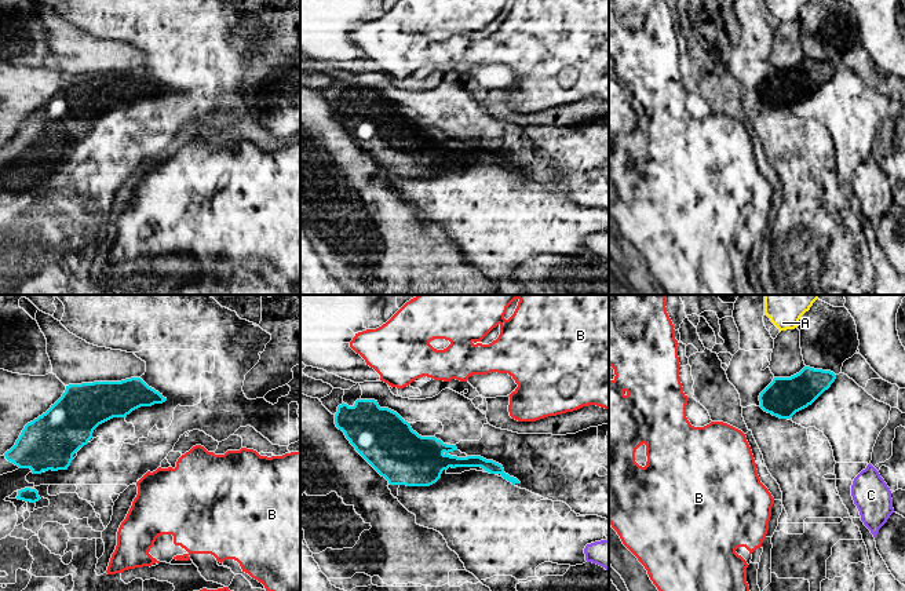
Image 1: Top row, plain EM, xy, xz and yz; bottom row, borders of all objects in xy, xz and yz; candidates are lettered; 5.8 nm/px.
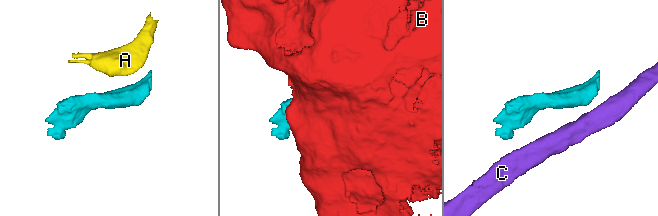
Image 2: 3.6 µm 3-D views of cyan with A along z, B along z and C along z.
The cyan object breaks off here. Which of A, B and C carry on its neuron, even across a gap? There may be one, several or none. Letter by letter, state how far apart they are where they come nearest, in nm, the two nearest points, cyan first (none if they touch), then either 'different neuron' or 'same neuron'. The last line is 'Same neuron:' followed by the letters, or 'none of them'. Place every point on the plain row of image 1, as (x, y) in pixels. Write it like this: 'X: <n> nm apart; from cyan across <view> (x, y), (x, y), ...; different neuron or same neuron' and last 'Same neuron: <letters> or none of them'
A: 240 nm apart; from cyan across yz (805, 58), (794, 19); different neuron
B: 120 nm apart; from cyan across xz (376, 92), (389, 76); different neuron
C: 480 nm apart; from cyan across yz (810, 95), (869, 154); different neuron
Same neuron: none of them

